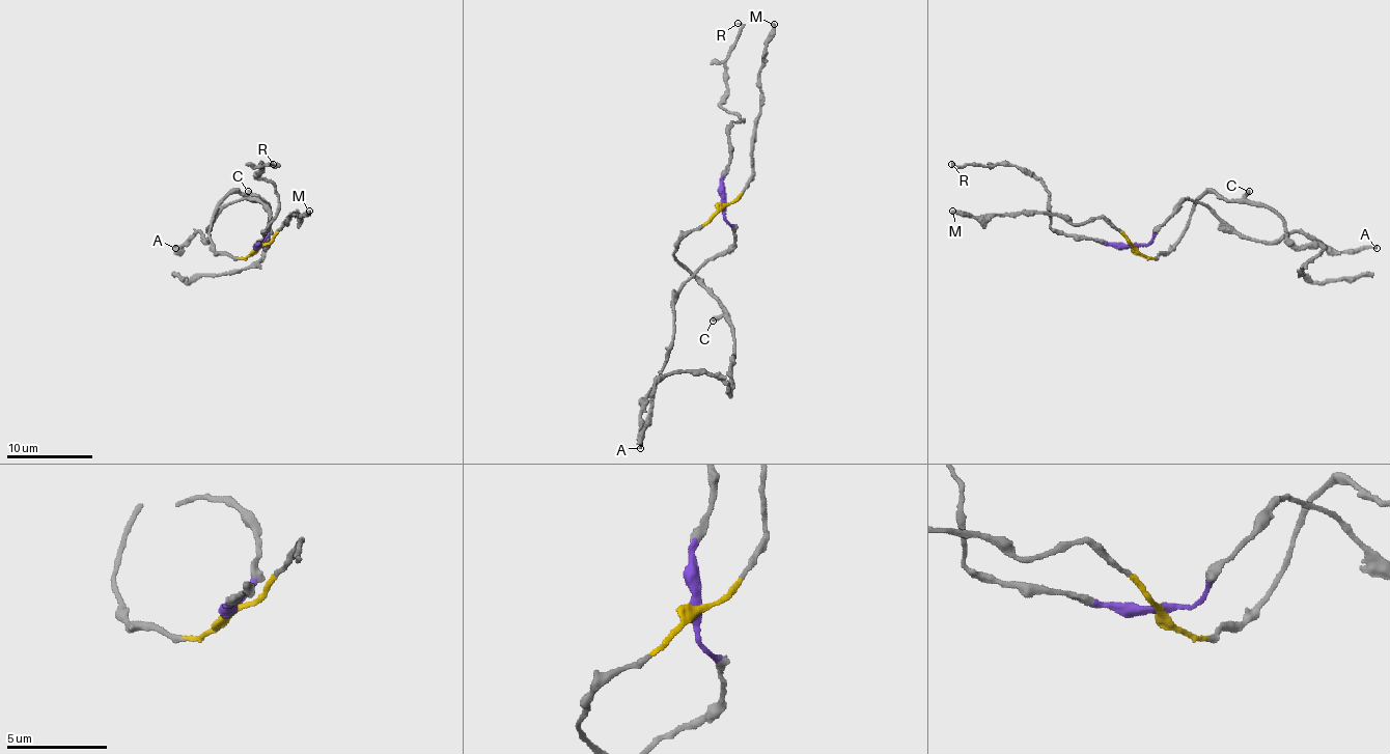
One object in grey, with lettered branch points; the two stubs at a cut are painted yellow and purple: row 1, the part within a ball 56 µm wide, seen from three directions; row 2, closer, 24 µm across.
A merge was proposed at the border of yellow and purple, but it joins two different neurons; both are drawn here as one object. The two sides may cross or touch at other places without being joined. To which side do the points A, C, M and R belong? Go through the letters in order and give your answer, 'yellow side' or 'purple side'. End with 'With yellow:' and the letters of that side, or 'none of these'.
A: purple side
C: yellow side
M: yellow side
R: purple side
With yellow: C, M

